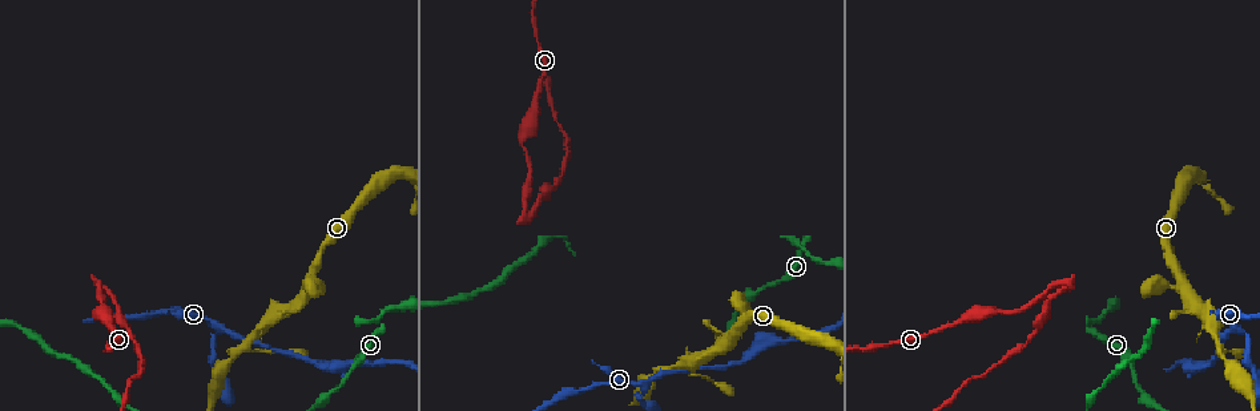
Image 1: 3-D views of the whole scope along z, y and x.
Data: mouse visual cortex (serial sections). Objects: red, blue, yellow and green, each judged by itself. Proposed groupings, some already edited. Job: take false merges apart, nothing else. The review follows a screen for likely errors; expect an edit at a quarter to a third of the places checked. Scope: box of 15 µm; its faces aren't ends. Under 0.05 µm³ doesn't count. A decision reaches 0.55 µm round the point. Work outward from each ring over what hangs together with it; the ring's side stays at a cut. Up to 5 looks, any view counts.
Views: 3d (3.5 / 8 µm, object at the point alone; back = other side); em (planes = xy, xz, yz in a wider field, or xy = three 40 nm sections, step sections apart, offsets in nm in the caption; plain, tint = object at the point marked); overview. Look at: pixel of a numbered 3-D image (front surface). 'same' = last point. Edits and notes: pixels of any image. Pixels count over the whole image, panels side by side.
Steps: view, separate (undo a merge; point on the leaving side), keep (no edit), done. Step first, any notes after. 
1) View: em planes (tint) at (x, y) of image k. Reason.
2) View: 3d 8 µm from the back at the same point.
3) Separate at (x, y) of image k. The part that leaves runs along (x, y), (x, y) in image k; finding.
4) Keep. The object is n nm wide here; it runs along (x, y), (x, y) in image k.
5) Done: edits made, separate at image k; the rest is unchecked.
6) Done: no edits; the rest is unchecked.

View: 3d 3.5 µm at (523, 208) of image 1.

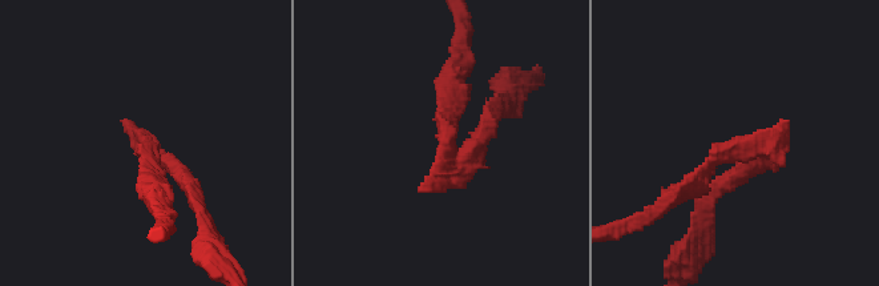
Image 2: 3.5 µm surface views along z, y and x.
View: em xy step 3 (tint) at (745, 148) of image 2.

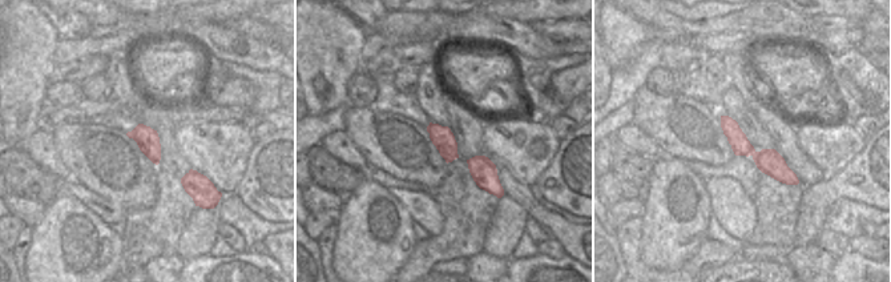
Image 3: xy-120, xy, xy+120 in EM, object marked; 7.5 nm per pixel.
Separate at (492, 121) of image 2. The part that leaves runs along (460, 157), (509, 92) in image 2; a second cell is stuck on.

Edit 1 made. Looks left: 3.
View: 3d 3.5 µm at (764, 349) of image 1. Branch point.

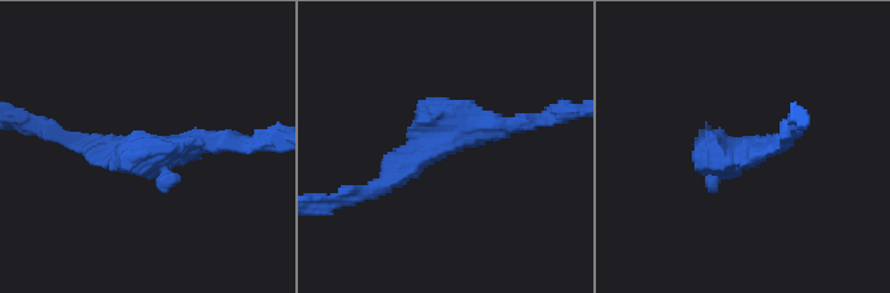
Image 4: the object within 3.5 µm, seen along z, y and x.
View: em xy step 2 (tint) at (733, 151) of image 4.

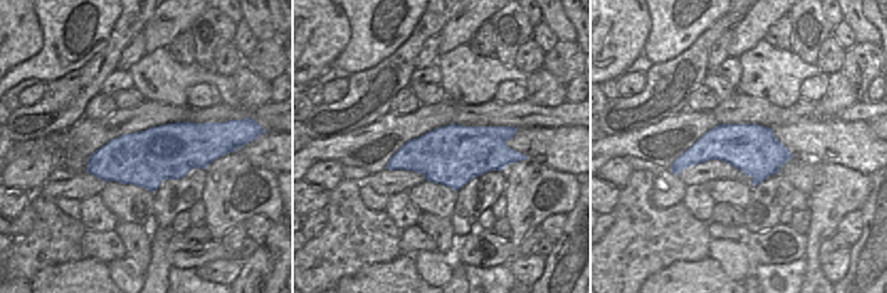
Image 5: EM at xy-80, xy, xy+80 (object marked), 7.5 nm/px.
Keep. Continuous, no second cell.

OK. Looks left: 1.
Done: edits made, separate at image 2; the rest is unchecked.

